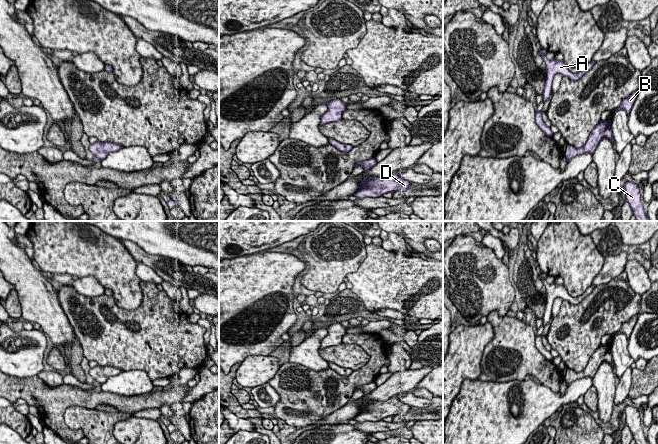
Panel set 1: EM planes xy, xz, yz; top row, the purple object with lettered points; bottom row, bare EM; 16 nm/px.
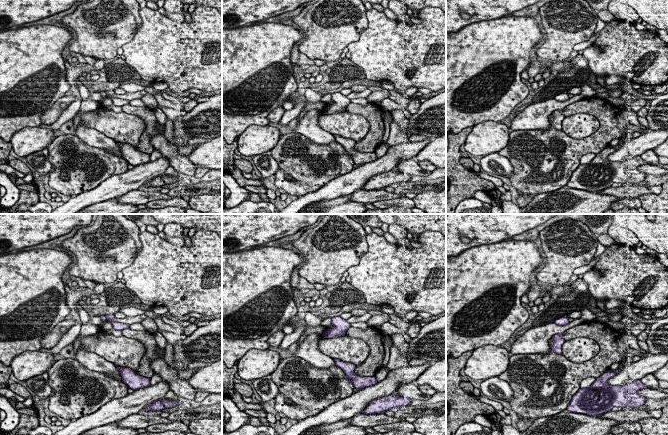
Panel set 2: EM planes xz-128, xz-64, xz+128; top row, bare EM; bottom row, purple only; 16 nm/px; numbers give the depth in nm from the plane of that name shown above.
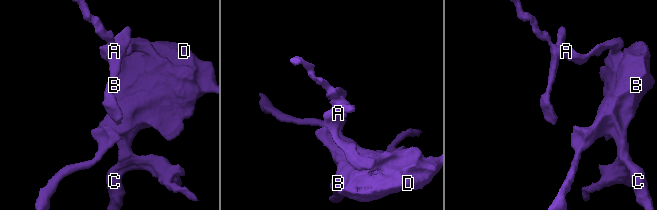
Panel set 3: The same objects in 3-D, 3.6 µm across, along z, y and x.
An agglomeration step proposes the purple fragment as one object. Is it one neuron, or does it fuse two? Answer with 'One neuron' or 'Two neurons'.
One neuron

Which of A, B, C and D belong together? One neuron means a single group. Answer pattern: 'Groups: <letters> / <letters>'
Groups: A B C D

